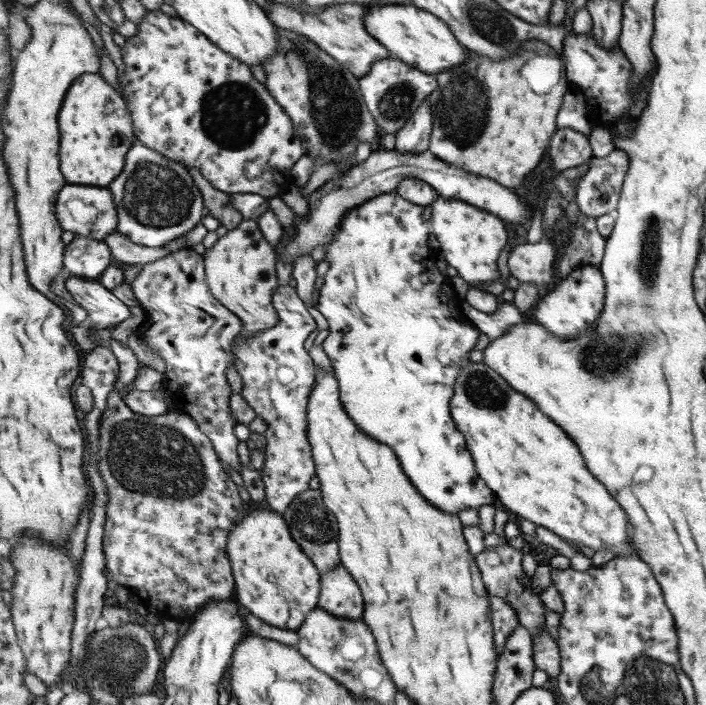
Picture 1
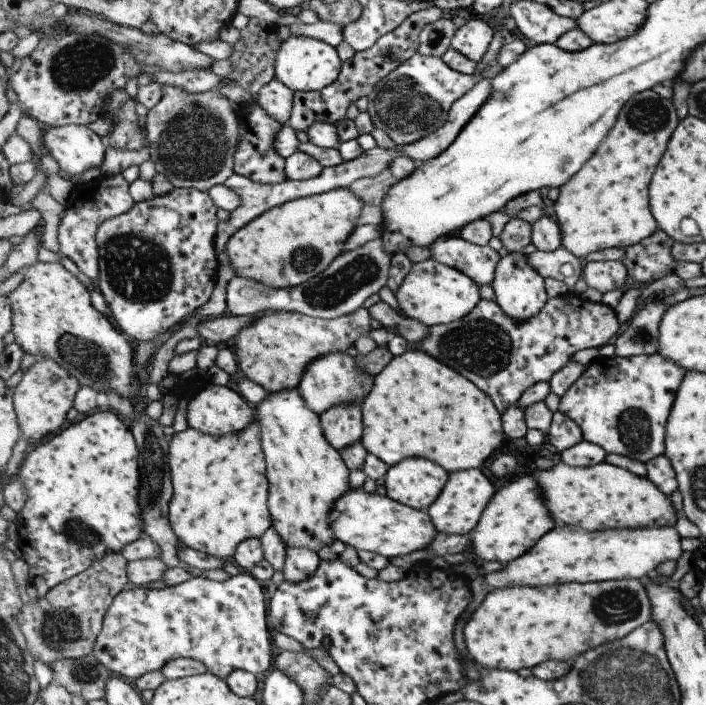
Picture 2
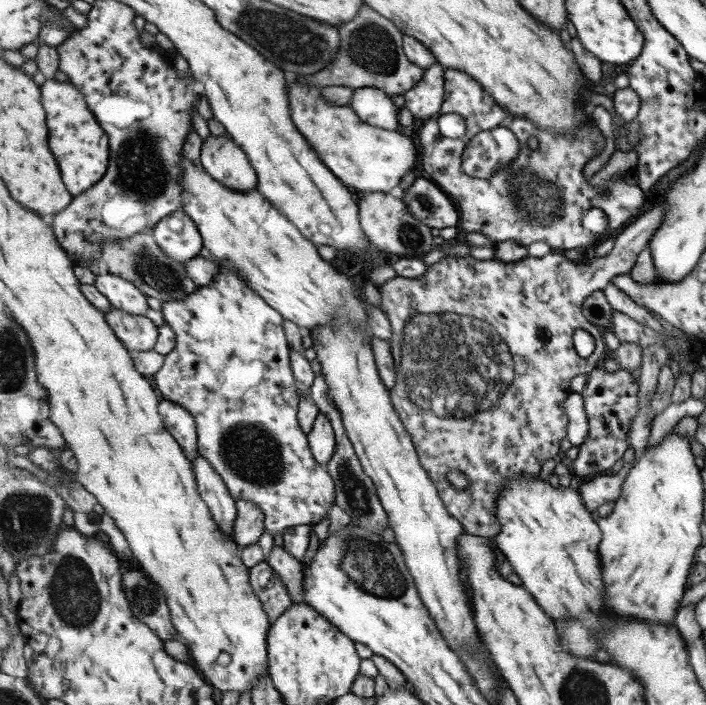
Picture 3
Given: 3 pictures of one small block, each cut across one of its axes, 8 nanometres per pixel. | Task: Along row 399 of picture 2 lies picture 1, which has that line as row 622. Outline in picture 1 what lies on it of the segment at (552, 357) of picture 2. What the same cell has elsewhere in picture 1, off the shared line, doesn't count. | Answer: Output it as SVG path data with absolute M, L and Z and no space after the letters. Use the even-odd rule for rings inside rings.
M489 593L489 600L492 603L493 630L495 630L497 651L503 654L505 646L508 645L509 634L513 634L513 630L517 630L517 626L521 626L519 621L519 613L517 609L503 597L496 597Z

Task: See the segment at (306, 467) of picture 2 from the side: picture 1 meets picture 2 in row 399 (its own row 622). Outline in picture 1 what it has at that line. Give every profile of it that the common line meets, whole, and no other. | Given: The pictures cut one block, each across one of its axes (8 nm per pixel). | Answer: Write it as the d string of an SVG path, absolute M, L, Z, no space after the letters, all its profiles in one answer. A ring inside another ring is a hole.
M255 508L229 533L229 554L236 579L235 600L265 623L296 631L320 605L321 572L293 538L282 513Z

